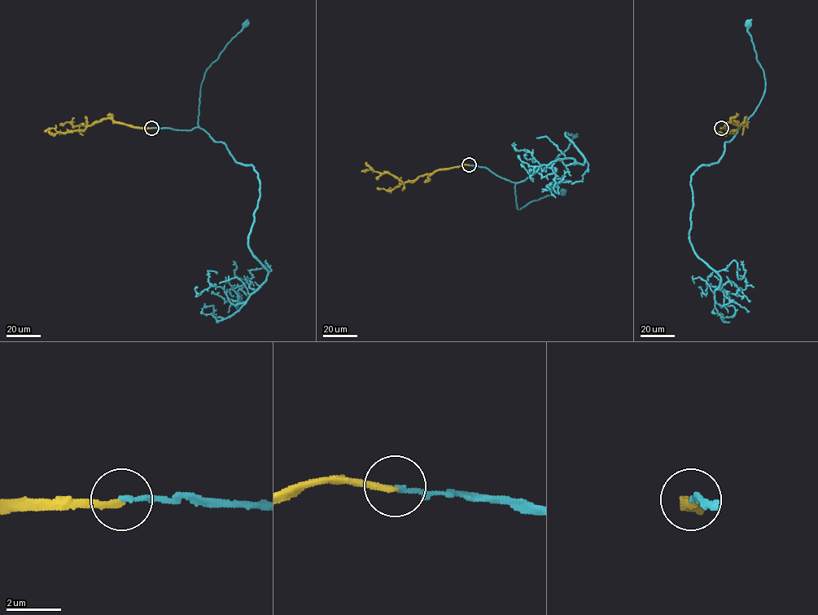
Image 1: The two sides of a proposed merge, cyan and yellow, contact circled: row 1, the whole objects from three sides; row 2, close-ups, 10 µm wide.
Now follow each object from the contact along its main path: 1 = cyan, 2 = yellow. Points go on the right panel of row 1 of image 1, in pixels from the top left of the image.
1: (721, 128), (736, 130), (755, 109), (764, 90), (764, 74), (757, 62), (747, 31), (748, 24)
2: (721, 128), (732, 119), (738, 128), (729, 133), (726, 128), (728, 131)

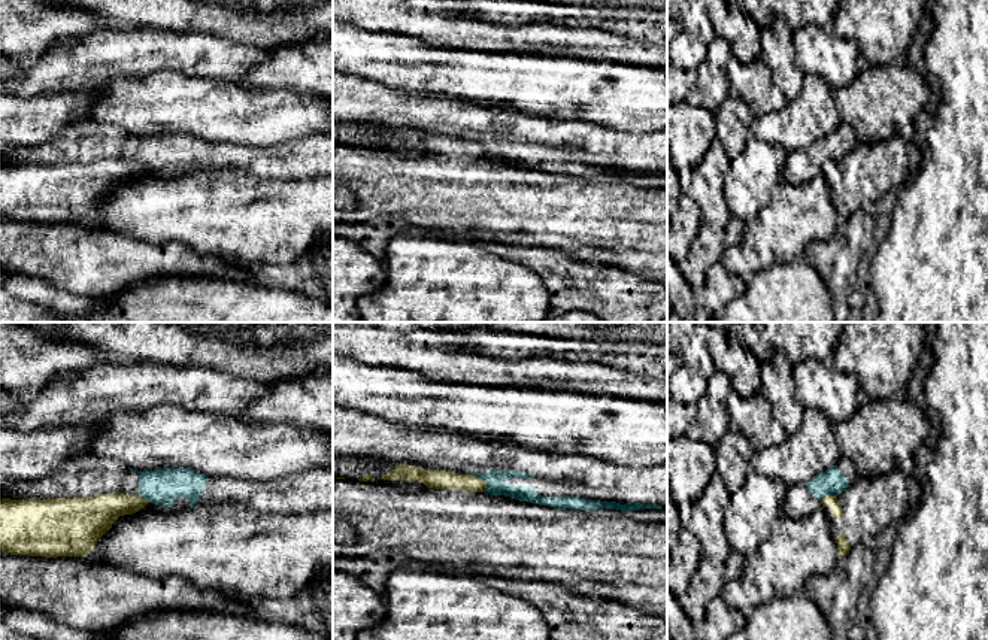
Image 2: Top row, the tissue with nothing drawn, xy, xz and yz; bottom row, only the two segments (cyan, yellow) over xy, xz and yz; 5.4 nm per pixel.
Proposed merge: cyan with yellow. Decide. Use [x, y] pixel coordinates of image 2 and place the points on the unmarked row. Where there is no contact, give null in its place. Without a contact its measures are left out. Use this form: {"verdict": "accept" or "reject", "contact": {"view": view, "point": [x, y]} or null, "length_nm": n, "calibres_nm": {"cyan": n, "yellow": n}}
{"verdict": "reject", "contact": {"view": "xz", "point": [482, 145]}, "length_nm": 130, "calibres_nm": {"cyan": 110, "yellow": 100}}

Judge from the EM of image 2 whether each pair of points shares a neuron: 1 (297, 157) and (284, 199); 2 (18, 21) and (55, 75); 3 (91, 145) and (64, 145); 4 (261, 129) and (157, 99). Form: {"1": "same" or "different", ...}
{"1": "different", "2": "different", "3": "same", "4": "same"}

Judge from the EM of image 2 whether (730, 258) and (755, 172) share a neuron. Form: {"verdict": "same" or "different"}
{"verdict": "different"}

